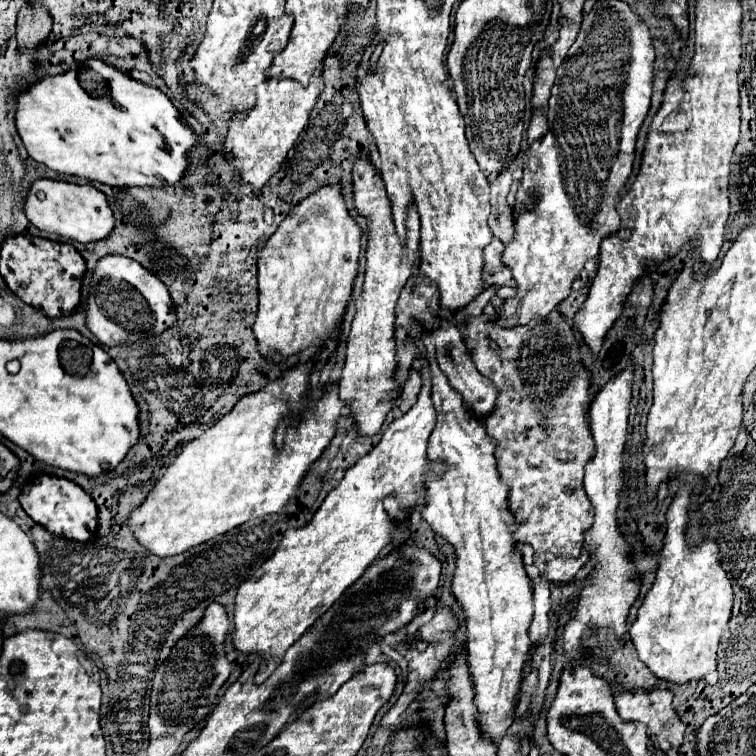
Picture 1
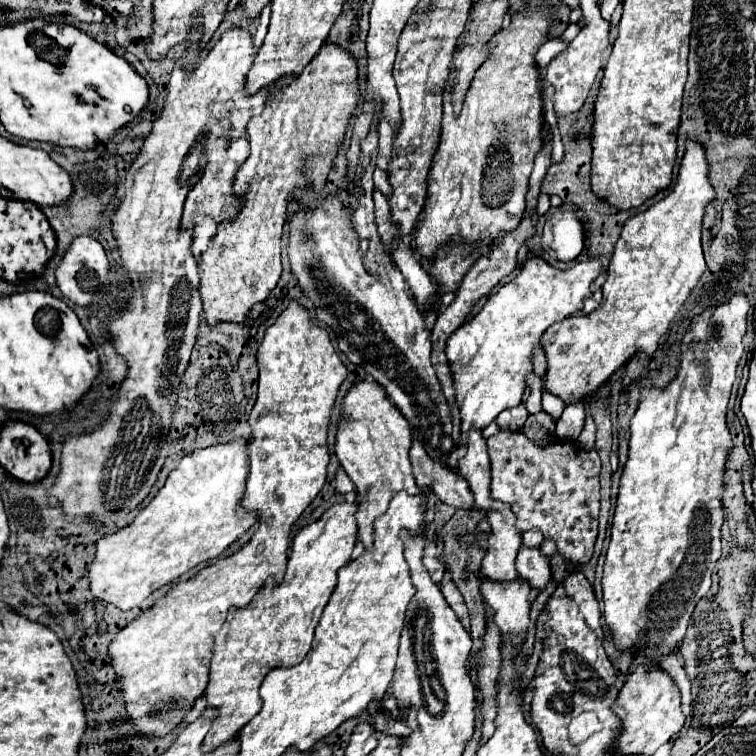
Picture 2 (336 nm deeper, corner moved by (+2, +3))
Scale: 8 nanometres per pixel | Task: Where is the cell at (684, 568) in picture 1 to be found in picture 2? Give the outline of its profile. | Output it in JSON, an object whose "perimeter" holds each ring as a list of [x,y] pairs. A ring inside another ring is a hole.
{"perimeter":[[[636,665],[636,669],[628,675],[624,687],[618,693],[614,703],[614,713],[622,721],[622,733],[614,747],[626,753],[644,753],[654,755],[654,751],[664,745],[674,733],[678,733],[684,725],[684,713],[680,709],[680,689],[676,687],[672,675],[662,667]]]}

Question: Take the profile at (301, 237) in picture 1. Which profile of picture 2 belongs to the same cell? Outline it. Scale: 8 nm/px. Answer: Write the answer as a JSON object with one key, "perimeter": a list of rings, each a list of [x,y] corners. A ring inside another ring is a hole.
{"perimeter":[[[292,299],[290,305],[280,313],[276,323],[266,329],[264,341],[260,343],[256,353],[256,361],[260,369],[260,381],[258,399],[248,417],[248,423],[252,427],[252,439],[248,447],[250,473],[242,499],[244,509],[260,513],[260,525],[256,533],[252,535],[248,545],[244,545],[234,555],[226,557],[224,561],[218,559],[186,583],[178,583],[166,597],[158,599],[148,611],[144,611],[130,625],[126,625],[110,645],[110,657],[120,679],[118,689],[124,695],[128,717],[134,721],[136,729],[146,735],[164,737],[184,719],[194,701],[204,693],[208,685],[214,635],[226,621],[228,609],[234,605],[246,607],[268,577],[282,581],[282,573],[286,571],[288,563],[286,551],[292,525],[310,505],[310,501],[318,495],[326,481],[326,467],[330,461],[326,447],[326,431],[334,399],[342,381],[346,379],[346,367],[342,365],[336,349],[332,347],[328,331],[318,327],[310,319],[308,309],[302,307],[296,299]]]}

